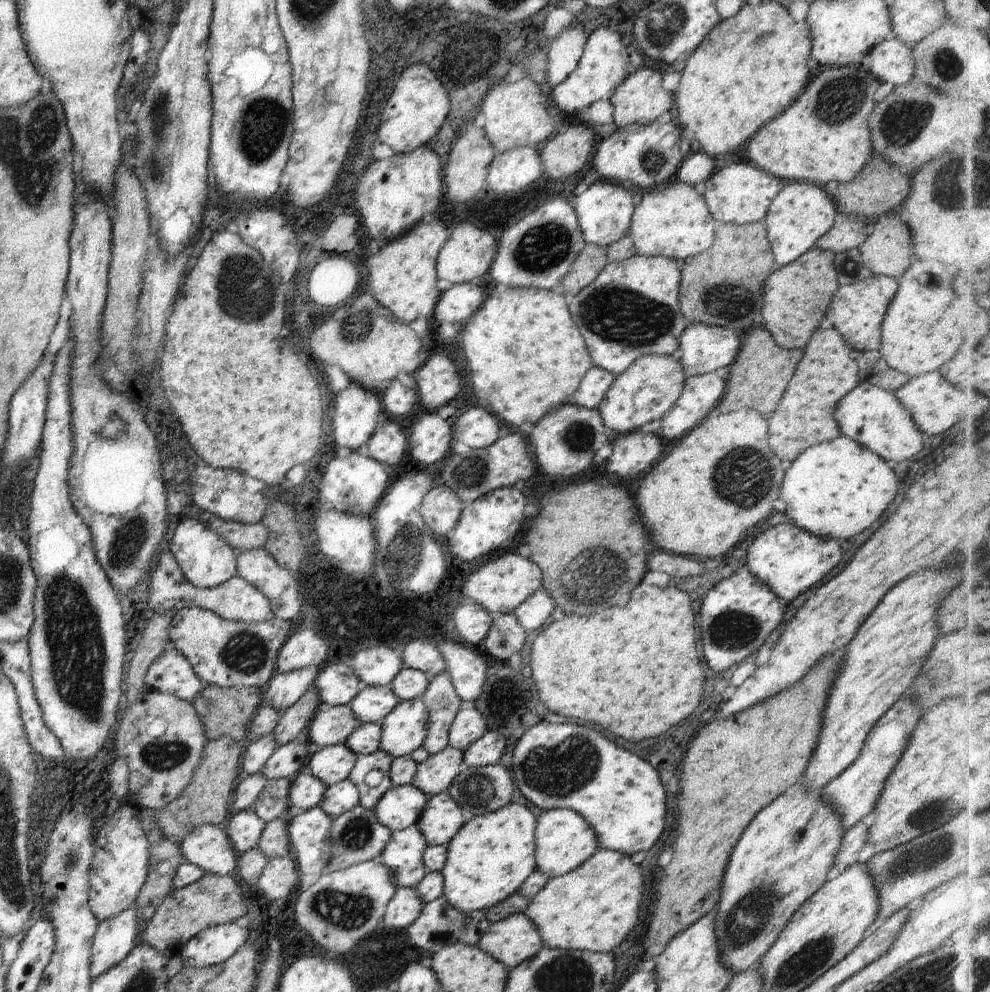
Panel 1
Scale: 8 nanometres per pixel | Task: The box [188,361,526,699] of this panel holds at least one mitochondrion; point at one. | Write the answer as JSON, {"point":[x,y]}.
{"point":[244,652]}

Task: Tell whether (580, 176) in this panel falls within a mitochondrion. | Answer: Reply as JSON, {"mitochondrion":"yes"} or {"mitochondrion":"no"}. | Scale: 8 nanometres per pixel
{"mitochondrion":"no"}

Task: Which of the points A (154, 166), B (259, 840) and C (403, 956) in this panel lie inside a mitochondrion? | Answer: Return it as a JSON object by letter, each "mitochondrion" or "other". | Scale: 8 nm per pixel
{"A":"mitochondrion","B":"other","C":"other"}

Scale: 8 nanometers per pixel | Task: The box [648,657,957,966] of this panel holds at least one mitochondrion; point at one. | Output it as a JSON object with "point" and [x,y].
{"point":[747,919]}

